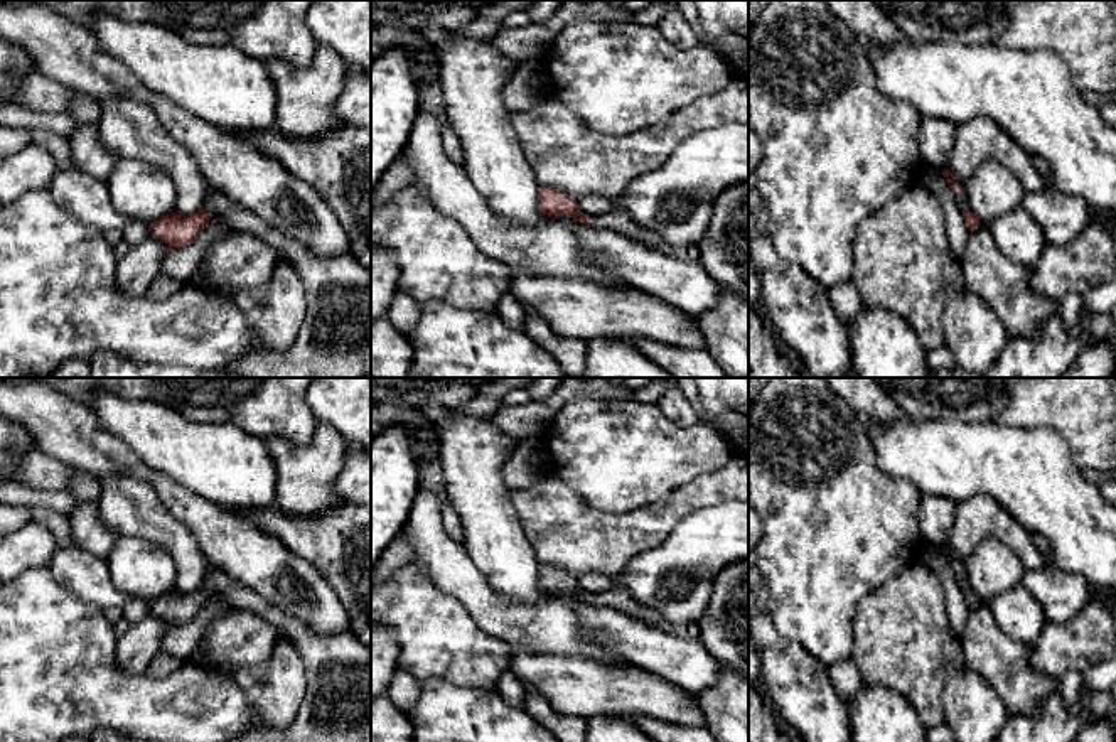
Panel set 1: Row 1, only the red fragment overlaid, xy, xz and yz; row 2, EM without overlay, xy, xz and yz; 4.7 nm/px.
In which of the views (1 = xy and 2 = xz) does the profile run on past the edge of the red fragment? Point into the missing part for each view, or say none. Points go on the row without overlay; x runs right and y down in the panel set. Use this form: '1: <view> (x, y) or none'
1: xy (336, 707)
2: xz (616, 597)

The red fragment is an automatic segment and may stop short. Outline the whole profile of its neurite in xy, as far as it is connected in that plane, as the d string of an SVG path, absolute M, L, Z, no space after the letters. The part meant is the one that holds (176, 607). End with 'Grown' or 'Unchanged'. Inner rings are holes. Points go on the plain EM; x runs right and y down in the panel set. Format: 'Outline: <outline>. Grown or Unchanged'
Outline: M212 567L204 583L192 592L174 589L150 602L150 612L169 624L169 631L190 622L204 604L212 597L221 597L231 607L253 610L276 624L300 651L305 666L305 696L295 722L283 732L256 729L234 742L371 742L371 649L366 648L351 631L337 634L317 634L303 622L285 614L271 602L260 597L249 587L231 578Z. Grown

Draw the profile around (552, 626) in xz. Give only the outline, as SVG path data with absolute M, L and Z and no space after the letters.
M420 487L403 531L411 546L410 563L423 568L438 590L457 599L486 634L531 654L556 653L609 664L627 663L585 636L575 612L561 599L518 604L496 594L464 543L445 533L435 487Z

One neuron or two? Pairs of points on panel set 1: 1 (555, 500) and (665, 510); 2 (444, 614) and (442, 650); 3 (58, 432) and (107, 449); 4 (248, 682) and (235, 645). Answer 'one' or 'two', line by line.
1: one
2: one
3: one
4: two

